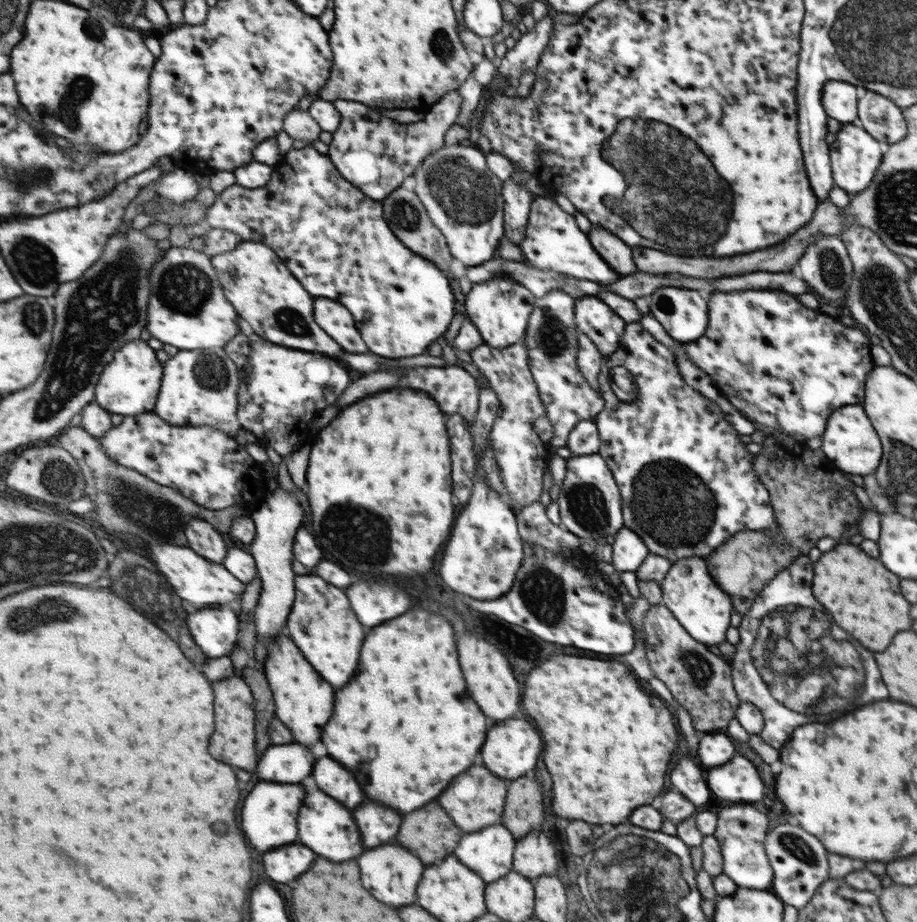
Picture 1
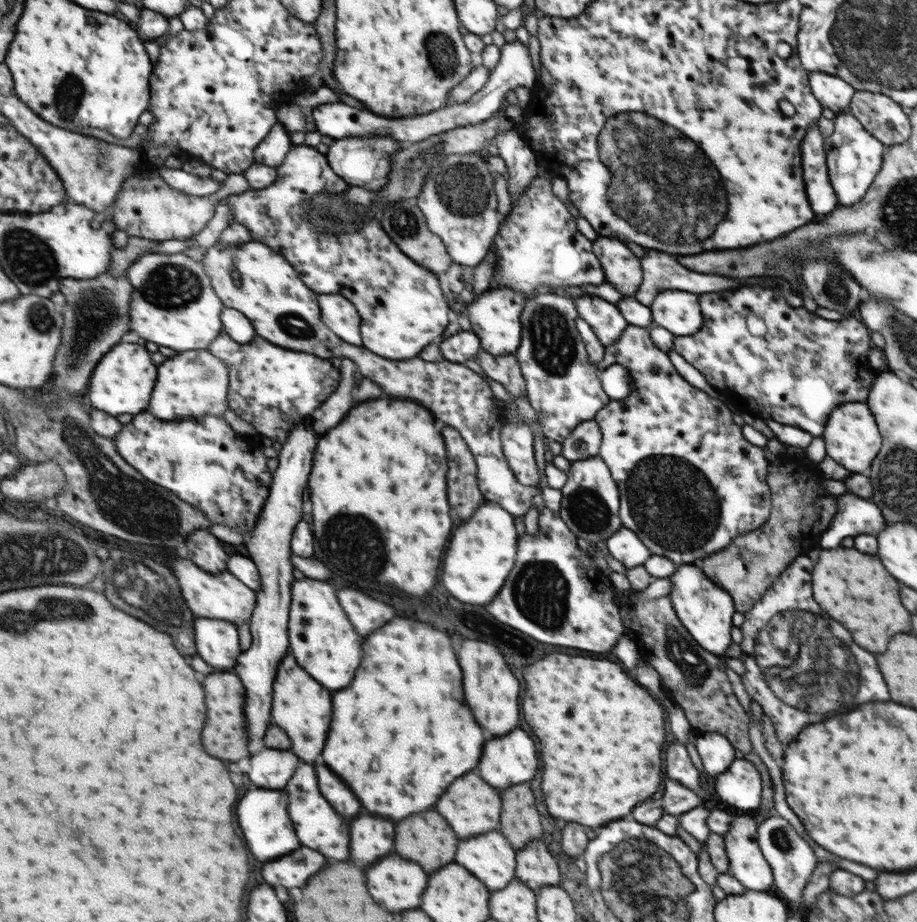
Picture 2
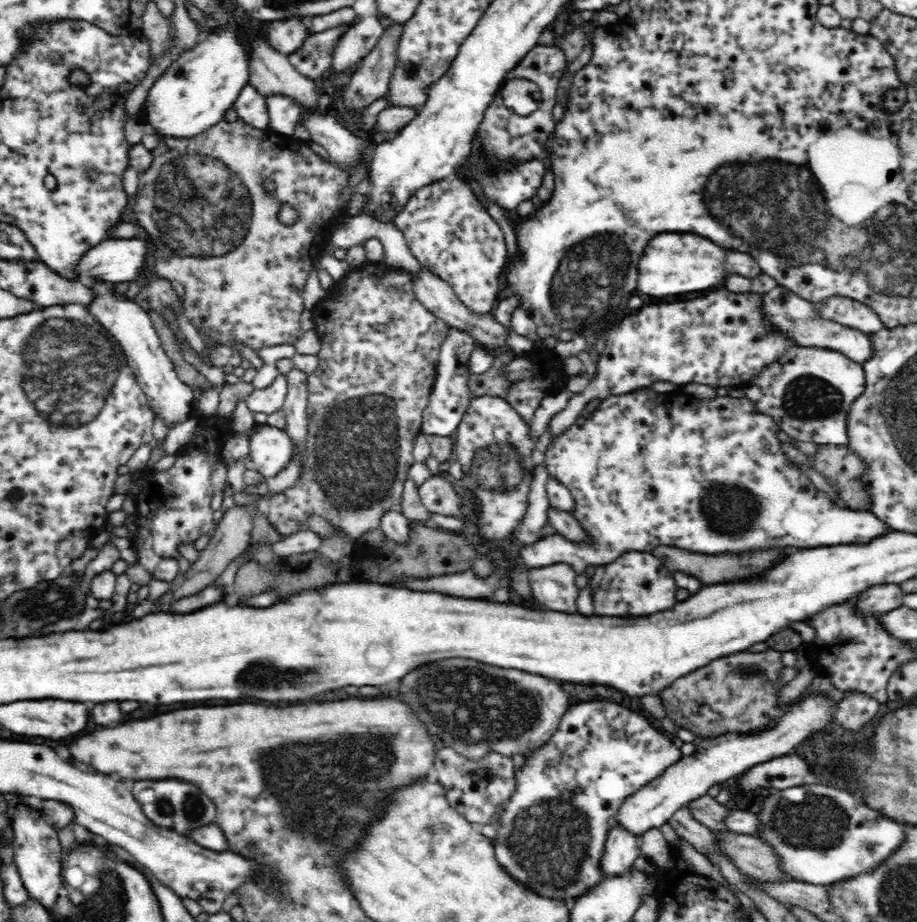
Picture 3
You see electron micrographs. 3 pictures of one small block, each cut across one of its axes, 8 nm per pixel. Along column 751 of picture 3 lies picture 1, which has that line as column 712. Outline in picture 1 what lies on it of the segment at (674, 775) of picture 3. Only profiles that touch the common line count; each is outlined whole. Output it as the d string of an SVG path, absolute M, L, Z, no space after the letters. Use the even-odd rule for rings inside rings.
M703 734L699 740L699 750L697 756L703 764L703 770L711 768L721 768L733 760L735 748L731 744L731 738L723 734Z

